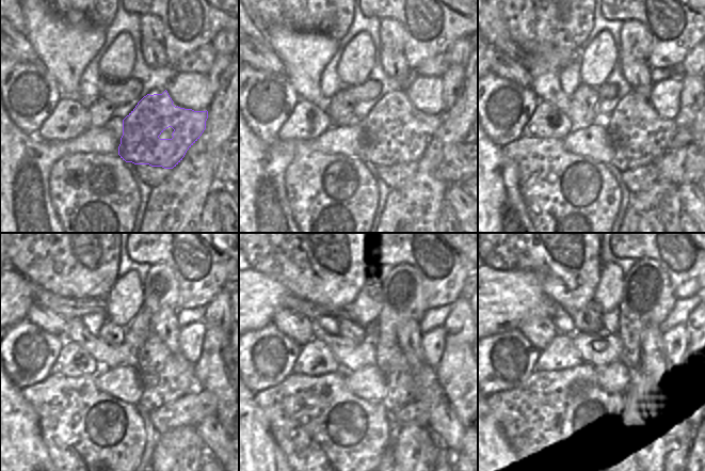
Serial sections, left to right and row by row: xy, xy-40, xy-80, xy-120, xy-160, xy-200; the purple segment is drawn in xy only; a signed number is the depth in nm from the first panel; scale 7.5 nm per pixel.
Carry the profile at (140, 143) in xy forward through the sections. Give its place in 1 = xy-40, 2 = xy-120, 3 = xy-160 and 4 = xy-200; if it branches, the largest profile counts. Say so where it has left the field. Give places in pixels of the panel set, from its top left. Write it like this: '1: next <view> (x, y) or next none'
1: next xy-40 (384, 145)
2: next xy-120 (160, 386)
3: next xy-160 (398, 378)
4: next xy-200 (634, 390)

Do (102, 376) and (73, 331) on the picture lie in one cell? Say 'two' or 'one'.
two

